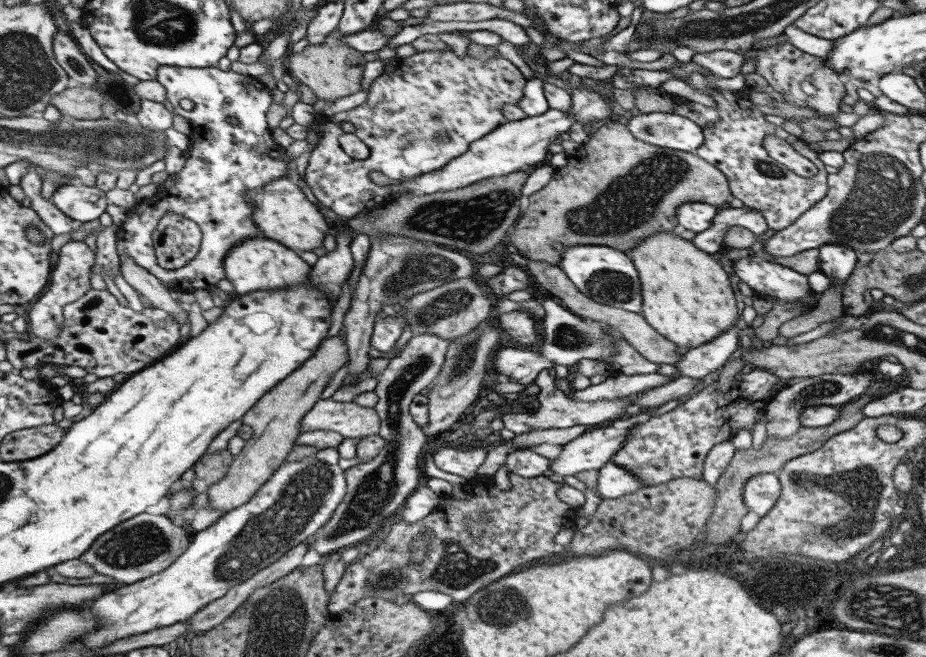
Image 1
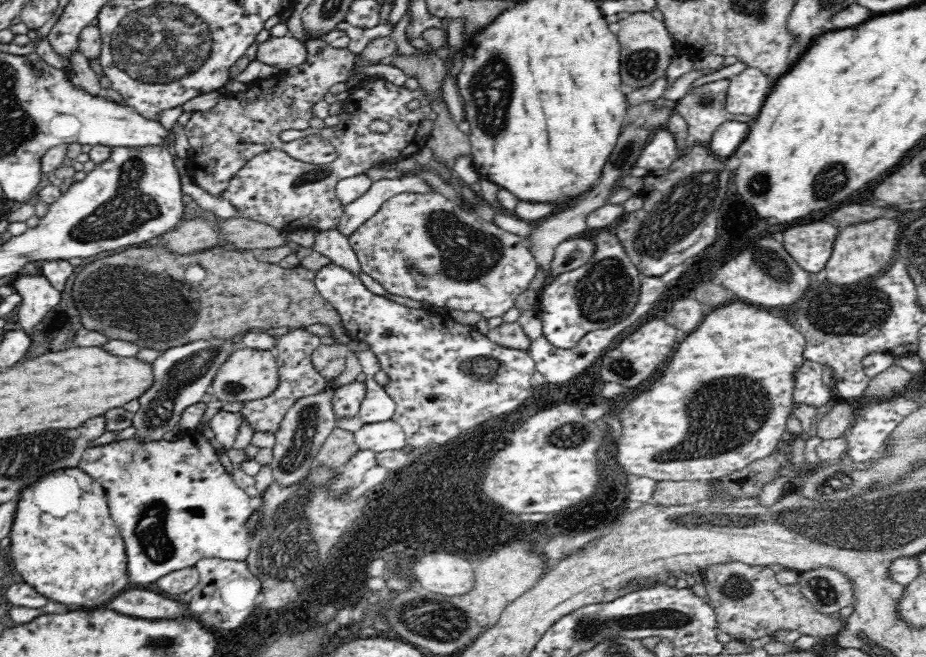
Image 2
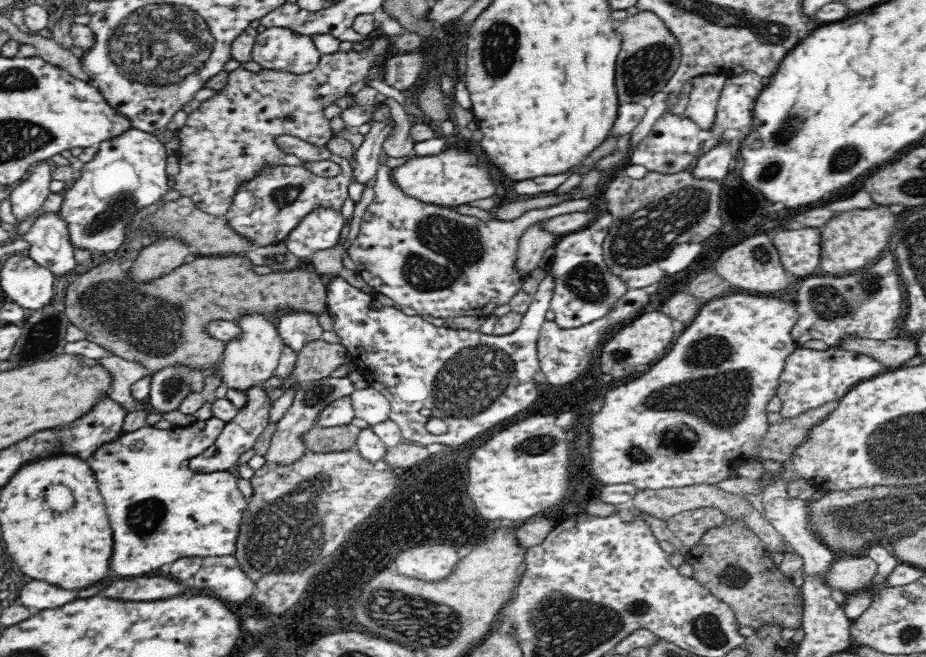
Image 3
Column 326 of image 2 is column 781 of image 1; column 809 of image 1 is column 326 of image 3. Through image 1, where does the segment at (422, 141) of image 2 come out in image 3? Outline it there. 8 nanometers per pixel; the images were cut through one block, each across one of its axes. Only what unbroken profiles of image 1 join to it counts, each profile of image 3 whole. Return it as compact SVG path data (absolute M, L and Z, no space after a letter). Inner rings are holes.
M286 134L277 136L274 145L286 154L296 155L302 162L330 160L340 165L341 171L336 176L322 178L309 172L303 164L300 166L268 165L262 167L261 171L258 171L248 182L242 183L225 213L226 221L230 227L234 227L234 231L254 241L255 247L283 242L306 214L310 214L316 208L329 208L340 212L344 202L349 198L348 186L351 182L352 168L346 158L333 154L325 146L314 146L306 140Z

